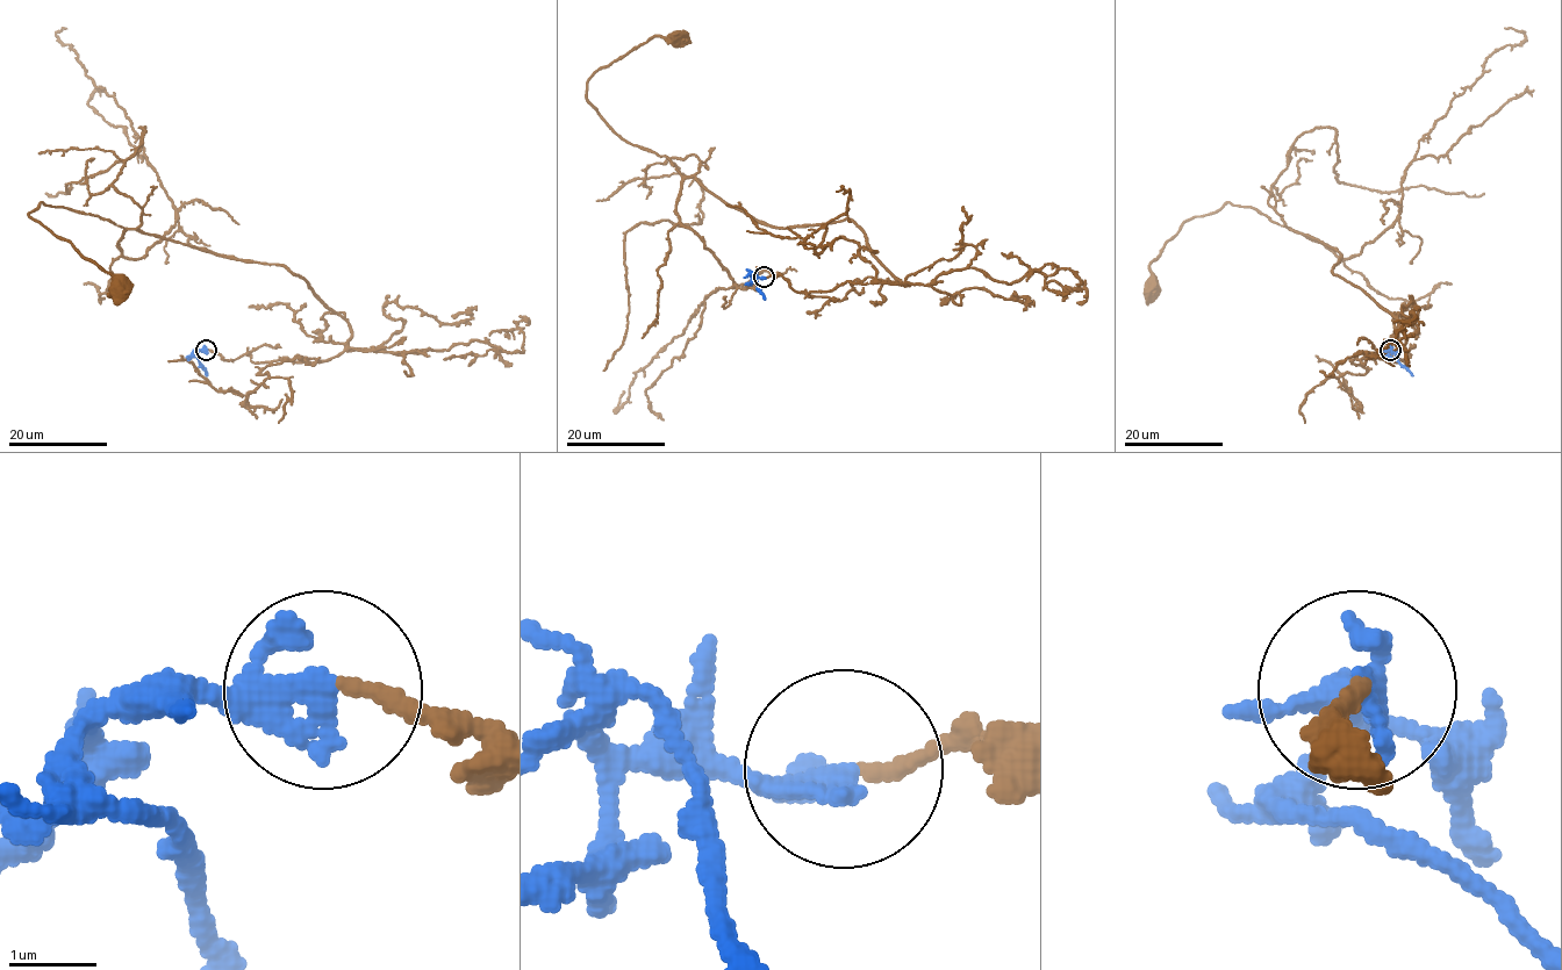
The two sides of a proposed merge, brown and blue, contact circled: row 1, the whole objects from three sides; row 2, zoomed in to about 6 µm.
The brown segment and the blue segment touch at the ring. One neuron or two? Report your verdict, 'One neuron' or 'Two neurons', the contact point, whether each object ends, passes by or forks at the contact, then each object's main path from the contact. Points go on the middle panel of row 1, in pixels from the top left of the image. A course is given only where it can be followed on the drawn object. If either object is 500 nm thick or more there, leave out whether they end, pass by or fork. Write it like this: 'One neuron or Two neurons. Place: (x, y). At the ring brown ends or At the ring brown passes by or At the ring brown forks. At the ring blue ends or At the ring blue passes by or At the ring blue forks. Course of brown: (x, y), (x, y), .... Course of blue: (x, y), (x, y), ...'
One neuron. Place: (764, 277). At the ring brown ends. At the ring blue passes by. Course of brown: (765, 277), (808, 294), (909, 284), (851, 221), (758, 222), (623, 141), (586, 96), (588, 78), (675, 37). Course of blue: (765, 277), (751, 274), (765, 299)

